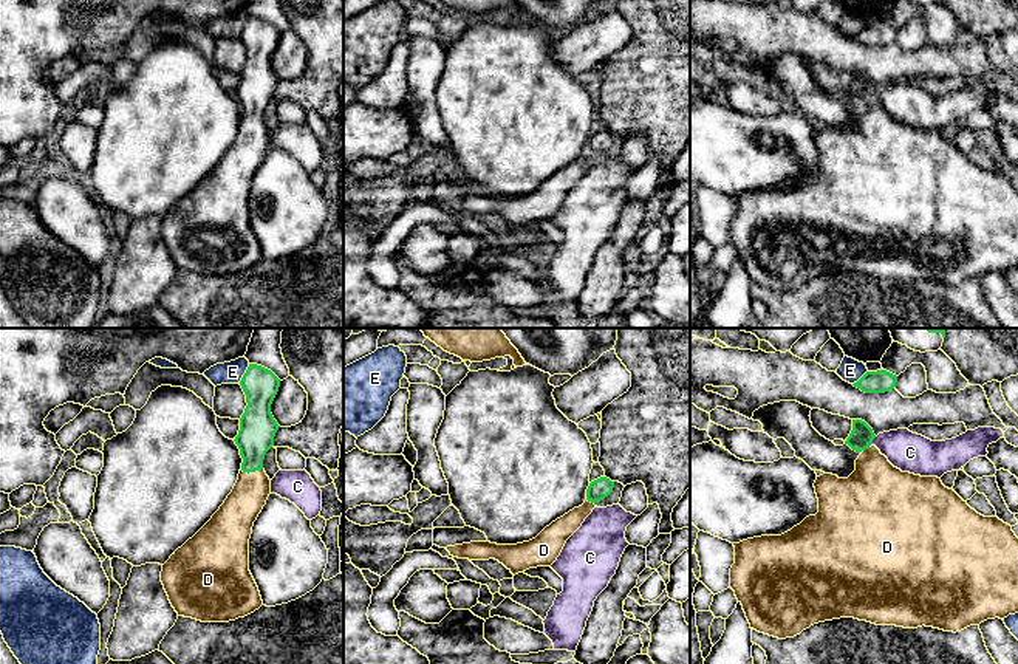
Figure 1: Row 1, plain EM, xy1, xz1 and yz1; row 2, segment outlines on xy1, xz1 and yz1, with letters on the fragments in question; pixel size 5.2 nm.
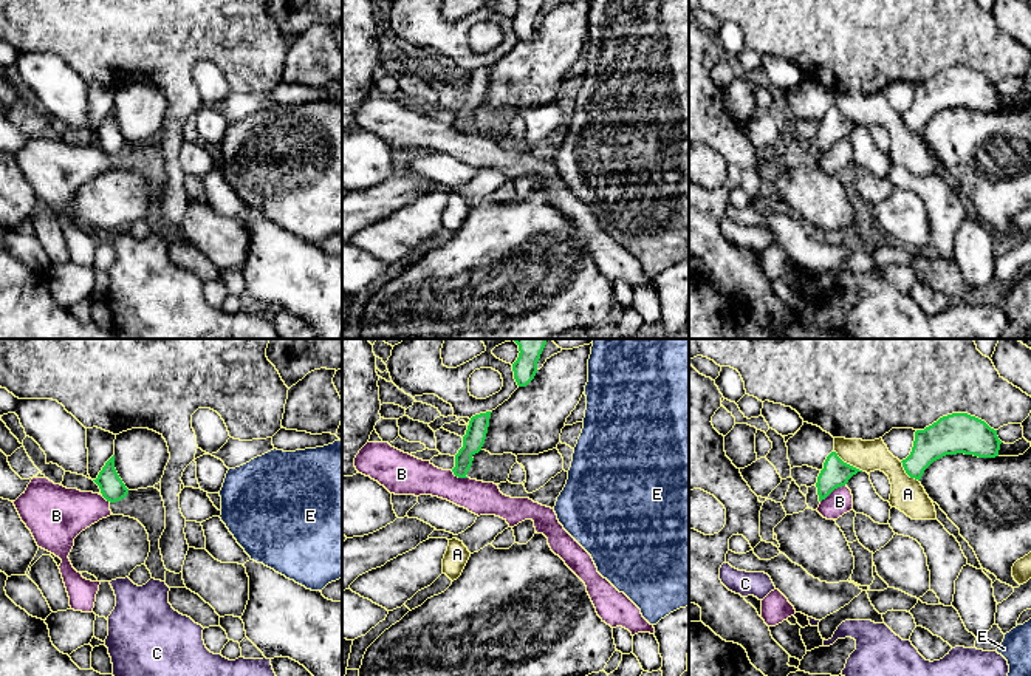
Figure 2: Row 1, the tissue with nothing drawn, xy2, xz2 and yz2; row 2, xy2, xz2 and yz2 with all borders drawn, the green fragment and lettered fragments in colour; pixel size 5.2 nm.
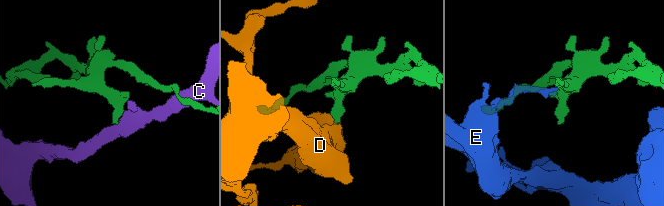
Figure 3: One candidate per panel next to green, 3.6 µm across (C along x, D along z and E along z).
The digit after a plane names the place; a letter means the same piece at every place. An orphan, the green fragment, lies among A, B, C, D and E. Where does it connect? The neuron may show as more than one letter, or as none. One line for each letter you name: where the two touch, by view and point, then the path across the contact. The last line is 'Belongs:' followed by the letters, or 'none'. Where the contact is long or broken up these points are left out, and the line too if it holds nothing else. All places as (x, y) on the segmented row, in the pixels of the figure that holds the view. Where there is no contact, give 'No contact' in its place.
D: Touches green at xy1 (251, 471). Path across: xy1 (257, 426), (251, 471), (251, 492), (240, 509)
Belongs: D

